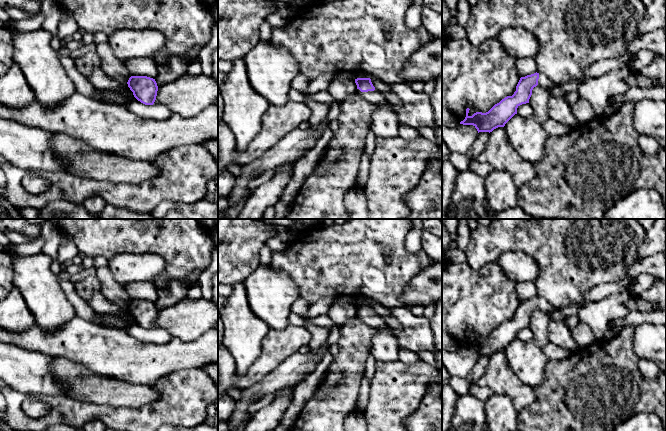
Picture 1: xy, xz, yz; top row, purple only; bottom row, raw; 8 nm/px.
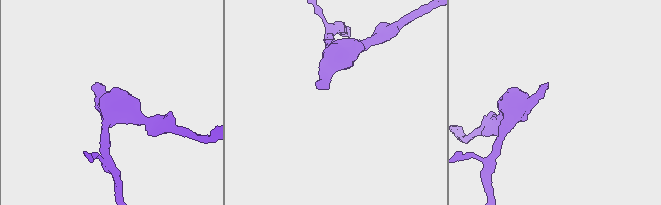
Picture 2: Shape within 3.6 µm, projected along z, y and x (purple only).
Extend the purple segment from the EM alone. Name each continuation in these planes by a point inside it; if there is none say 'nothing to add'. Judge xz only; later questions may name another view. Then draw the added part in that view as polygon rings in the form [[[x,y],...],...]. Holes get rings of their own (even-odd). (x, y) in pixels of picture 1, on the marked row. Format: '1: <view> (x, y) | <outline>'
1: xz (384, 124) | [[[357,89],[356,92],[370,103],[376,105],[370,127],[370,130],[374,133],[375,137],[393,138],[398,136],[400,125],[397,116],[387,105],[383,93],[376,90],[361,92],[359,89]]]

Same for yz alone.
1: yz (543, 81) | [[[539,73],[538,85],[545,88],[548,92],[550,92],[554,87],[558,86],[553,84],[545,74]]]

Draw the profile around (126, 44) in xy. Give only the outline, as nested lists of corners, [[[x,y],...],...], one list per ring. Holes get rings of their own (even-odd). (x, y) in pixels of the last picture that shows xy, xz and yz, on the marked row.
[[[123,29],[108,36],[108,44],[116,58],[122,62],[151,57],[164,47],[165,41],[165,36],[153,29]]]

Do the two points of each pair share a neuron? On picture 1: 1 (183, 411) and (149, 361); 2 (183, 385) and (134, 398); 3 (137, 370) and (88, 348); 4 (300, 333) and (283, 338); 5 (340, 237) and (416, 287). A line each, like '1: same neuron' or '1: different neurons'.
1: different neurons
2: different neurons
3: same neuron
4: same neuron
5: different neurons

